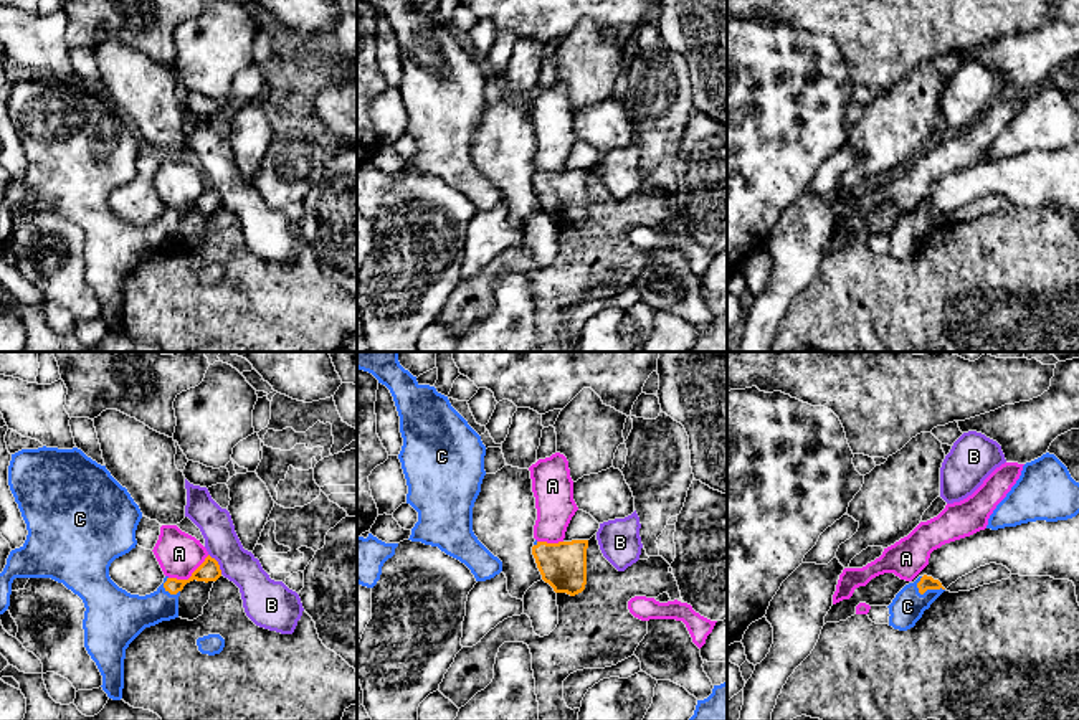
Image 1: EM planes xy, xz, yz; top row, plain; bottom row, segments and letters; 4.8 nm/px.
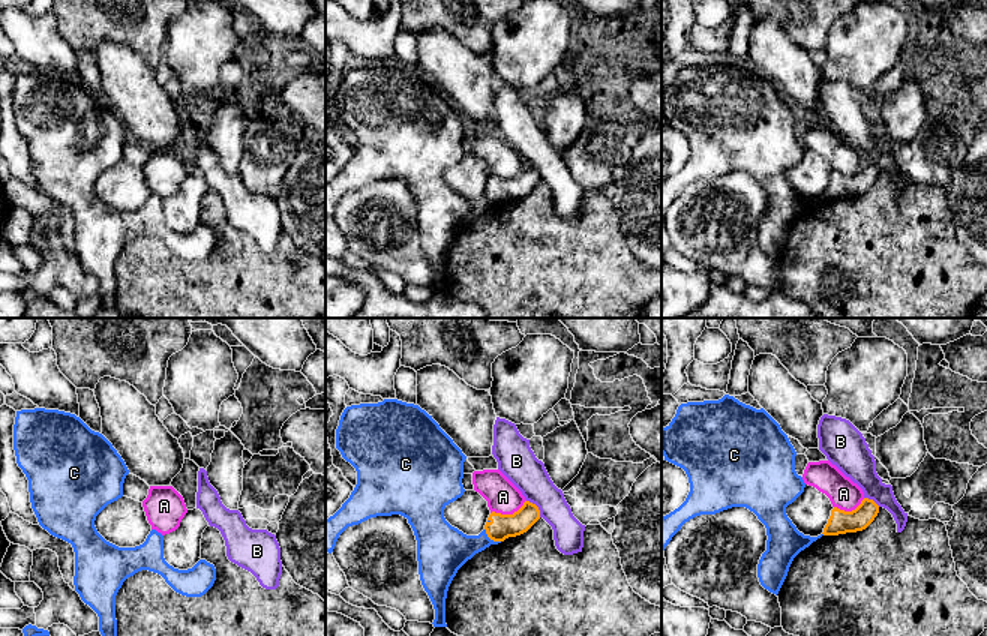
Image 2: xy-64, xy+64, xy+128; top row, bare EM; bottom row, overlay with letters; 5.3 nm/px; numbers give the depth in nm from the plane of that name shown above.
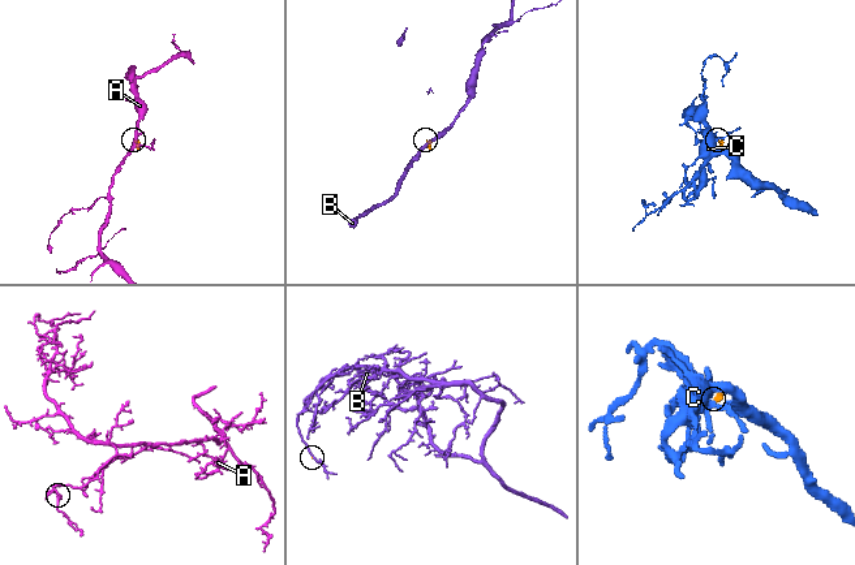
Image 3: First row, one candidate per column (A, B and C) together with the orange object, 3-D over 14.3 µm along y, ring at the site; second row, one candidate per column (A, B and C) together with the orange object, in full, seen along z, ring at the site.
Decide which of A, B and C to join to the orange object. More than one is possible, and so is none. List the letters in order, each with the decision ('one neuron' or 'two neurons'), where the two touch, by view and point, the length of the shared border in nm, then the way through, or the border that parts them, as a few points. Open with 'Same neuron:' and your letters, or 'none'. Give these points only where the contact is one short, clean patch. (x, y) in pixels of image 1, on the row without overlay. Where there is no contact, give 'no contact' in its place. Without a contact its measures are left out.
Same neuron: C
A: two neurons | xy (190, 207) | 240 nm
B: two neurons | xy (217, 194) | 120 nm | along xy (209, 184), (222, 203)
C: one neuron | yz (927, 218) | 150 nm

